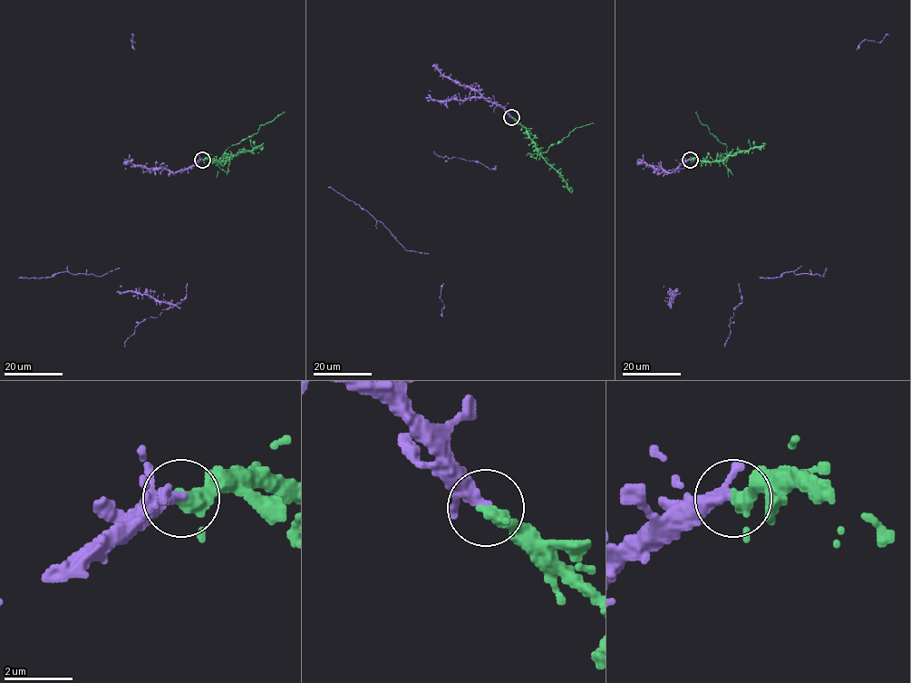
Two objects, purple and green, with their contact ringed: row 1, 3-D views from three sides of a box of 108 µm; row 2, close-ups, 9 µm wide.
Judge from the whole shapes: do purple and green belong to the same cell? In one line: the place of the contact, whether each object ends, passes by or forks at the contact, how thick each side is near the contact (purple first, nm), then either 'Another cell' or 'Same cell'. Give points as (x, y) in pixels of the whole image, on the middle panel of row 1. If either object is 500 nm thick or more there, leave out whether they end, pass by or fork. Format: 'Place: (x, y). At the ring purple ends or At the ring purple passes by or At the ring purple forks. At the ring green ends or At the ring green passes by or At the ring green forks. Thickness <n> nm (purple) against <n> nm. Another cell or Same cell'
Place: (511, 117). At the ring purple passes by. At the ring green passes by. Thickness 260 nm (purple) against 320 nm. Same cell

